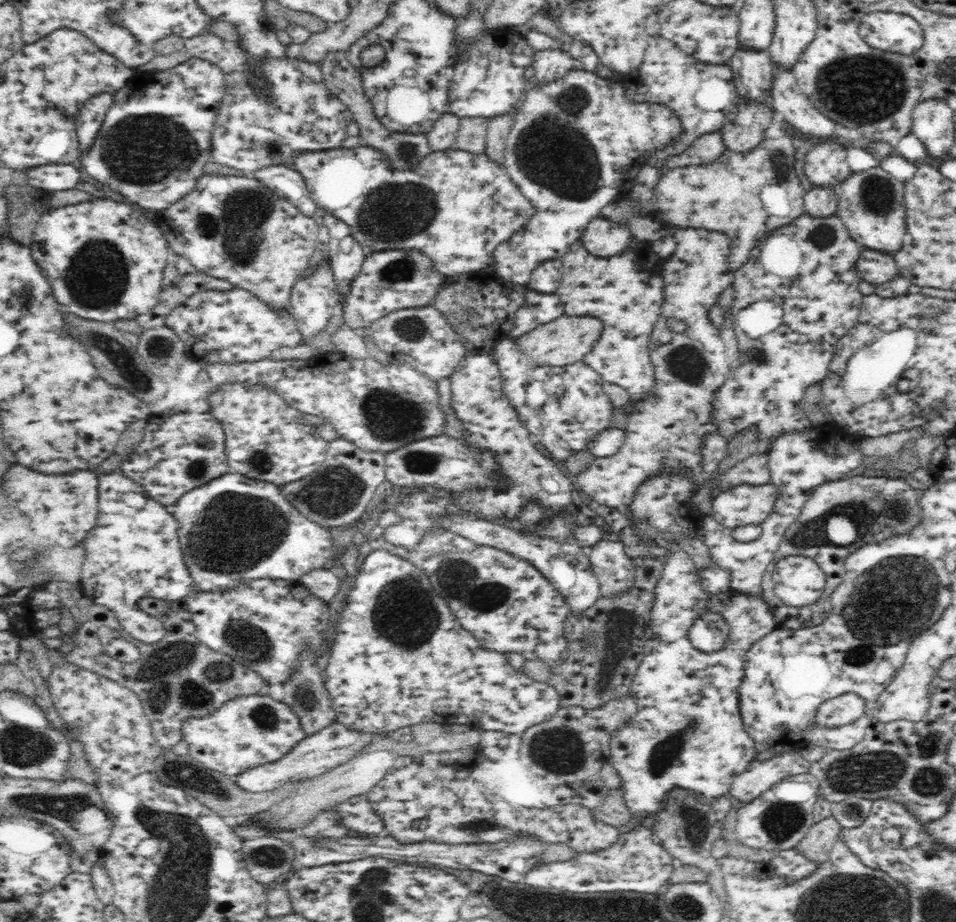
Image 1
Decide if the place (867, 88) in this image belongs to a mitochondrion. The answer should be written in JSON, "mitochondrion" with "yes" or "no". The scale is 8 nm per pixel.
{"mitochondrion":"yes"}

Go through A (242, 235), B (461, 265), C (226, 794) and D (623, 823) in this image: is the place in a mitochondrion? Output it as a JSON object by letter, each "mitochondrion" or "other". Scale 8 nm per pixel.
{"A":"mitochondrion","B":"other","C":"mitochondrion","D":"other"}

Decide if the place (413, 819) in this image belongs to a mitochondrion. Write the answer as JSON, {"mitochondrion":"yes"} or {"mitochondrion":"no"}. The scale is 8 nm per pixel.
{"mitochondrion":"no"}

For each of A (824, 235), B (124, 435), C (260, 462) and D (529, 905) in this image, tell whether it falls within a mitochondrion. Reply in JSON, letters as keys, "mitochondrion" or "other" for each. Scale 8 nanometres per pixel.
{"A":"mitochondrion","B":"other","C":"mitochondrion","D":"mitochondrion"}

